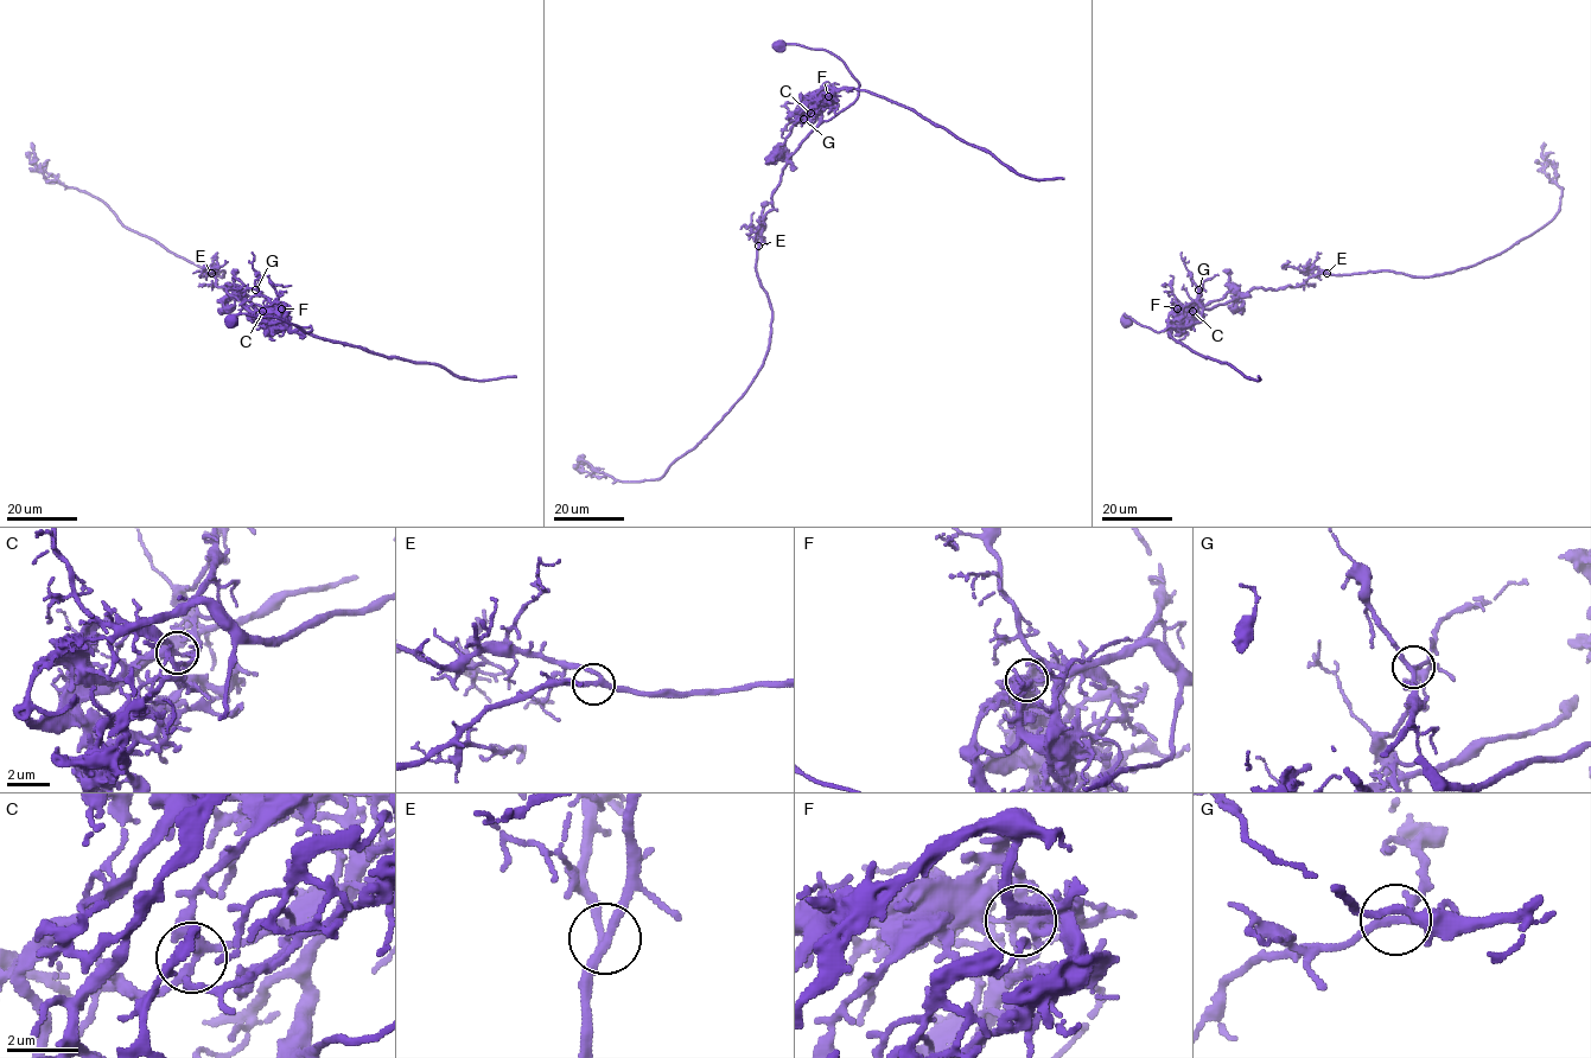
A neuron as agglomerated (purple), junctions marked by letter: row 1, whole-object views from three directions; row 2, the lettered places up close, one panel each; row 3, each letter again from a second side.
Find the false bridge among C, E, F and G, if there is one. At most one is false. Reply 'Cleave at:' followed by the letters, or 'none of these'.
Cleave at: F

